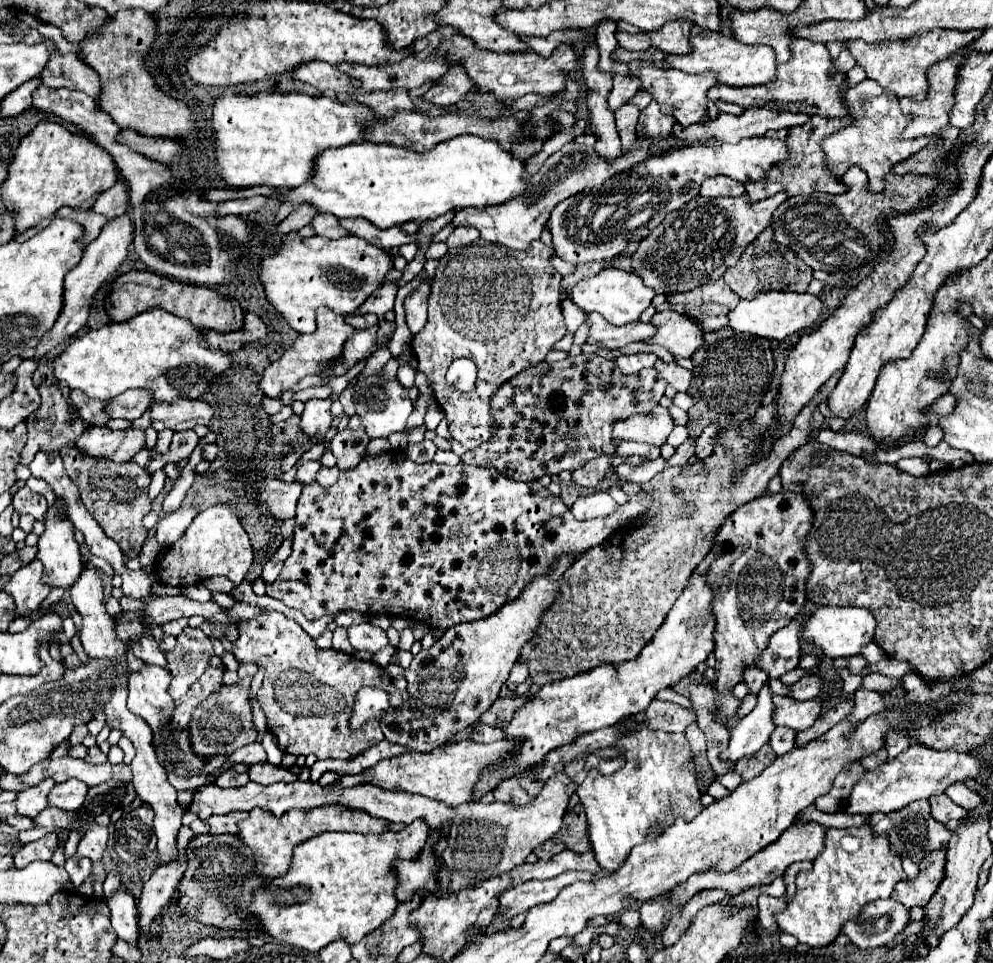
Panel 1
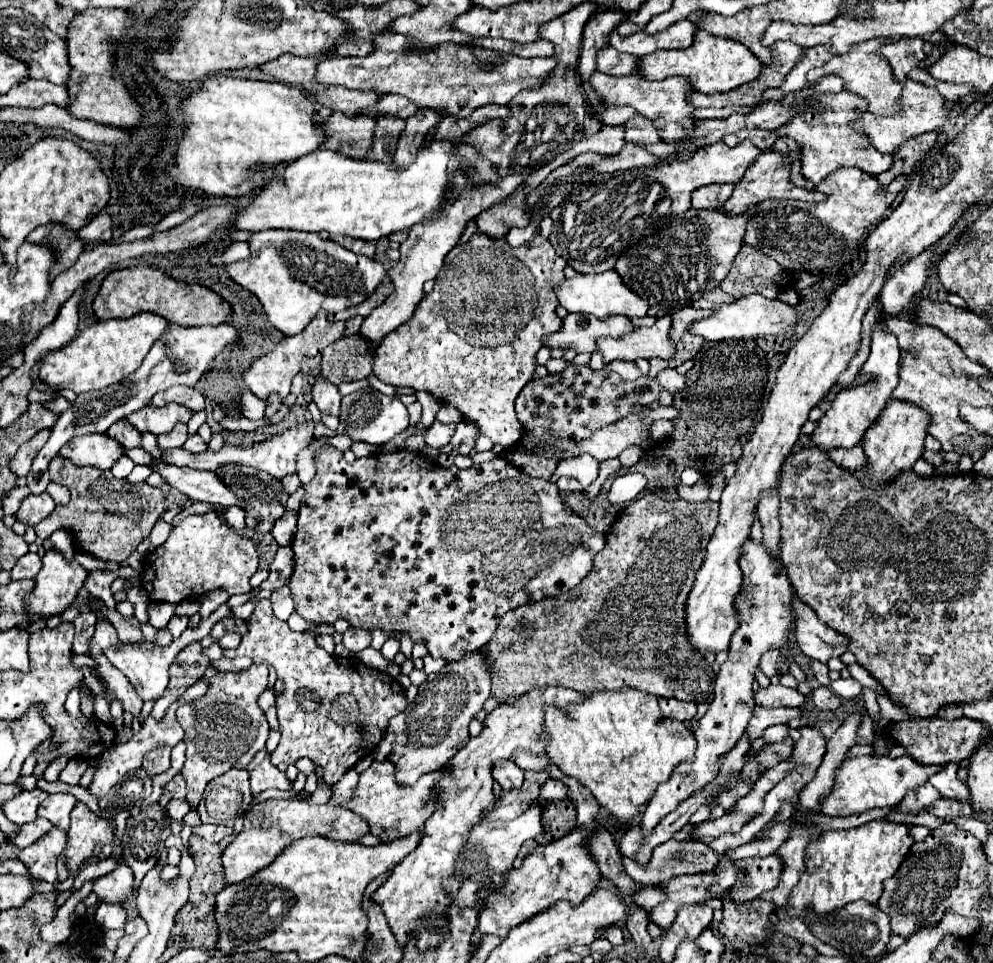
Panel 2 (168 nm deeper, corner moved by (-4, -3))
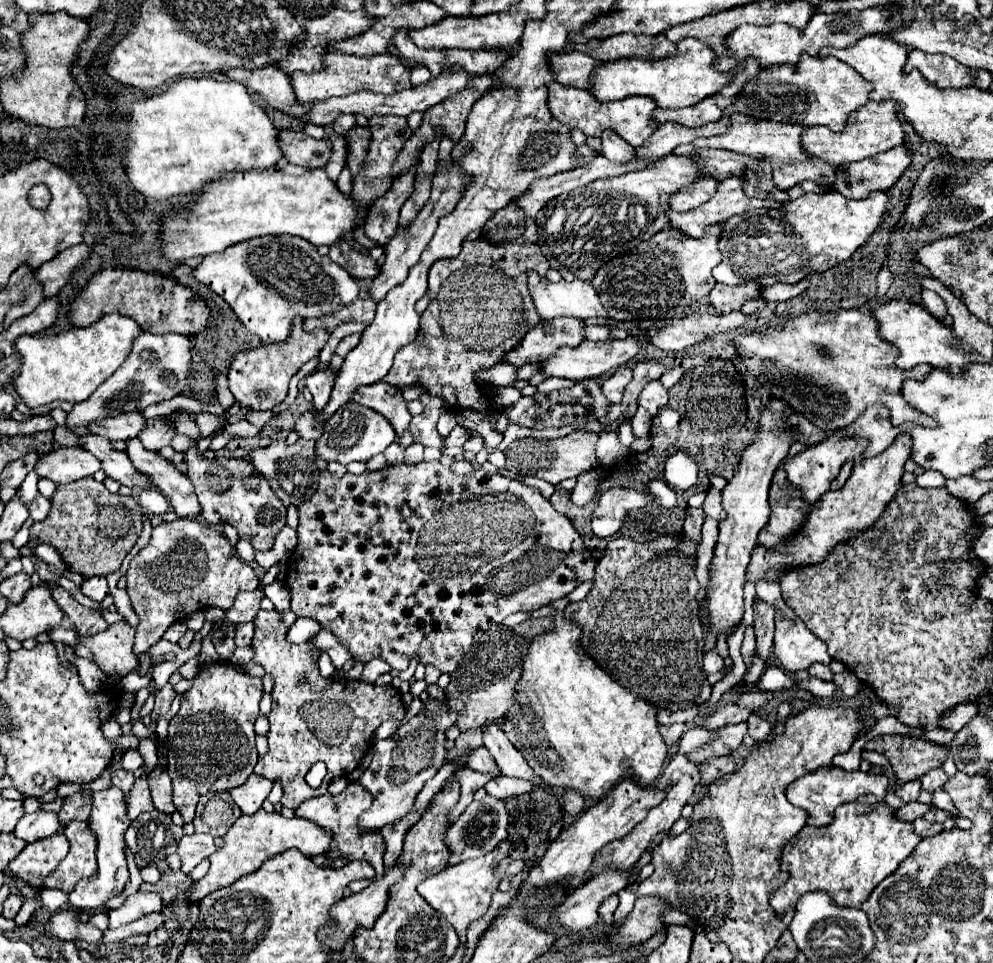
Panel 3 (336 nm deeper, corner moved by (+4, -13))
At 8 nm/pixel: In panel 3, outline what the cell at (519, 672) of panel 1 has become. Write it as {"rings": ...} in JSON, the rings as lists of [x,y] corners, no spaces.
{"rings":[[[481,728],[467,730],[455,740],[455,746],[447,751],[445,763],[452,763],[460,758],[465,751],[474,750],[483,745],[483,730]]]}

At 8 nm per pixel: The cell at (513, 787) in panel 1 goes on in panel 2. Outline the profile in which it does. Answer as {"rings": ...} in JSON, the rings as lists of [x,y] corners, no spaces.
{"rings":[[[496,762],[494,780],[502,786],[502,790],[518,790],[524,782],[524,774],[514,762]]]}

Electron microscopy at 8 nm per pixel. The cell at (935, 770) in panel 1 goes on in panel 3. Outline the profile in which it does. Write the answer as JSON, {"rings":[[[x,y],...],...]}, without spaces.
{"rings":[[[828,768],[828,770],[818,770],[814,774],[804,774],[800,776],[800,780],[794,780],[792,784],[788,784],[786,788],[786,796],[788,802],[806,810],[808,812],[808,824],[810,826],[828,826],[834,820],[834,810],[840,804],[846,802],[854,802],[860,796],[868,796],[874,794],[878,800],[884,800],[884,796],[888,796],[888,778],[882,774],[872,774],[872,772],[846,772],[842,768]]]}

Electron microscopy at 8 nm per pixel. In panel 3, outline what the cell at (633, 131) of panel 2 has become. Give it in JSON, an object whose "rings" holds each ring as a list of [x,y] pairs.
{"rings":[[[605,130],[600,138],[602,142],[601,153],[608,160],[630,162],[634,158],[634,148],[630,144],[624,144],[624,140],[620,140],[620,136],[613,130]]]}

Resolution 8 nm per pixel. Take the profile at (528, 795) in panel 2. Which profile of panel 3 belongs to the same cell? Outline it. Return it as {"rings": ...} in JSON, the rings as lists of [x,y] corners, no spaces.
{"rings":[[[486,796],[480,802],[472,802],[466,808],[466,812],[446,832],[446,844],[450,850],[448,866],[492,852],[492,848],[496,848],[496,844],[500,844],[506,836],[508,836],[508,810],[504,802],[494,796]]]}

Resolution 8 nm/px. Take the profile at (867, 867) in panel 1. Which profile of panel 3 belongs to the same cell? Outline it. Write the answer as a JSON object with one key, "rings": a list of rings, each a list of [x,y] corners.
{"rings":[[[858,800],[854,804],[842,804],[836,808],[830,826],[806,826],[786,844],[782,870],[790,872],[790,878],[770,896],[770,906],[776,914],[784,914],[796,906],[802,894],[826,890],[838,906],[860,908],[870,892],[912,854],[920,840],[922,836],[914,832],[912,822],[898,820],[896,808],[886,802],[872,804],[872,800]]]}

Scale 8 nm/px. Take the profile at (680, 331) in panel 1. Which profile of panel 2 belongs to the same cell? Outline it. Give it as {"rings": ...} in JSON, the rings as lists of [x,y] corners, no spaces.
{"rings":[[[662,316],[656,320],[652,328],[638,328],[636,332],[624,336],[624,338],[600,338],[598,340],[598,352],[604,356],[604,362],[612,360],[638,360],[638,358],[662,358],[670,360],[676,354],[676,342],[670,338],[670,328],[672,328],[672,318]]]}

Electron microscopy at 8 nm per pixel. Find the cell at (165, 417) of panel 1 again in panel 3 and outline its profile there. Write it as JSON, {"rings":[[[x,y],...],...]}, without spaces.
{"rings":[[[122,412],[120,416],[112,416],[108,420],[94,420],[88,424],[88,430],[108,440],[130,440],[144,430],[144,424],[146,420],[140,412]]]}

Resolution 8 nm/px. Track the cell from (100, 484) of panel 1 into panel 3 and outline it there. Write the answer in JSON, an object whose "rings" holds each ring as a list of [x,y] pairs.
{"rings":[[[82,478],[72,484],[58,486],[50,502],[52,510],[48,518],[34,524],[30,536],[54,546],[68,570],[80,574],[82,578],[108,576],[110,572],[118,570],[142,532],[144,512],[138,502],[132,496],[108,492],[104,484],[96,482],[94,478]]]}

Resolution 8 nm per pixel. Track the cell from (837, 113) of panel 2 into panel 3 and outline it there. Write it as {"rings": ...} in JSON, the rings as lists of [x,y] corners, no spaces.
{"rings":[[[732,114],[730,116],[730,128],[720,136],[710,138],[698,138],[692,144],[696,148],[720,148],[720,150],[732,150],[738,154],[746,154],[752,158],[764,158],[772,164],[772,182],[778,190],[790,190],[792,186],[804,182],[804,180],[816,180],[820,184],[828,182],[832,184],[836,178],[836,166],[830,166],[818,158],[812,158],[804,152],[800,144],[800,134],[804,126],[802,124],[780,124],[770,120],[752,120],[744,114]]]}

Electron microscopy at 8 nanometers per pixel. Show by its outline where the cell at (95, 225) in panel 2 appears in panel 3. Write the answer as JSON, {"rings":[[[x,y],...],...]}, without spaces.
{"rings":[[[78,244],[68,248],[66,252],[60,252],[56,258],[52,258],[50,262],[44,262],[38,270],[36,270],[36,280],[42,284],[42,294],[44,298],[52,298],[58,294],[58,290],[66,284],[66,280],[70,278],[72,270],[76,266],[80,266],[84,260],[88,258],[88,248],[86,244]]]}

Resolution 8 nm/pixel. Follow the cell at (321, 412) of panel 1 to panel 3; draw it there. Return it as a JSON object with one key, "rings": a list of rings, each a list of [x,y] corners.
{"rings":[[[324,366],[318,372],[306,376],[306,388],[314,396],[314,408],[316,410],[322,410],[324,404],[328,404],[334,382],[336,382],[336,370],[332,366]]]}

